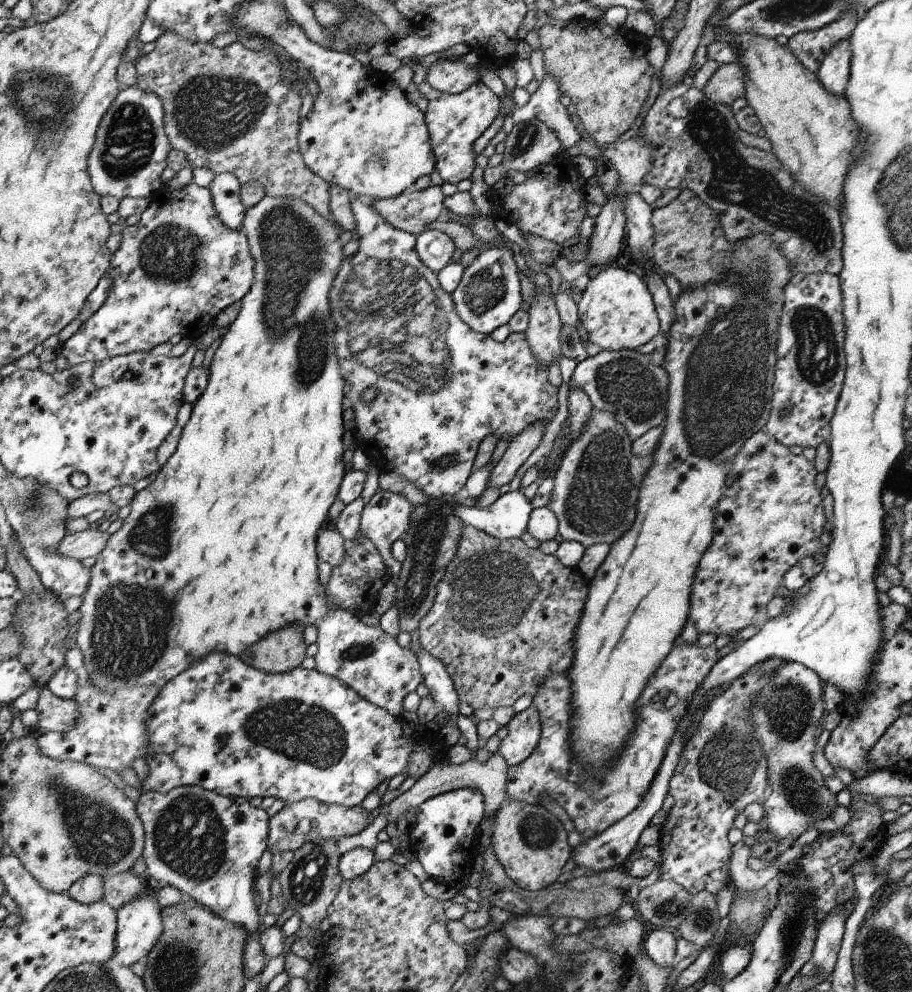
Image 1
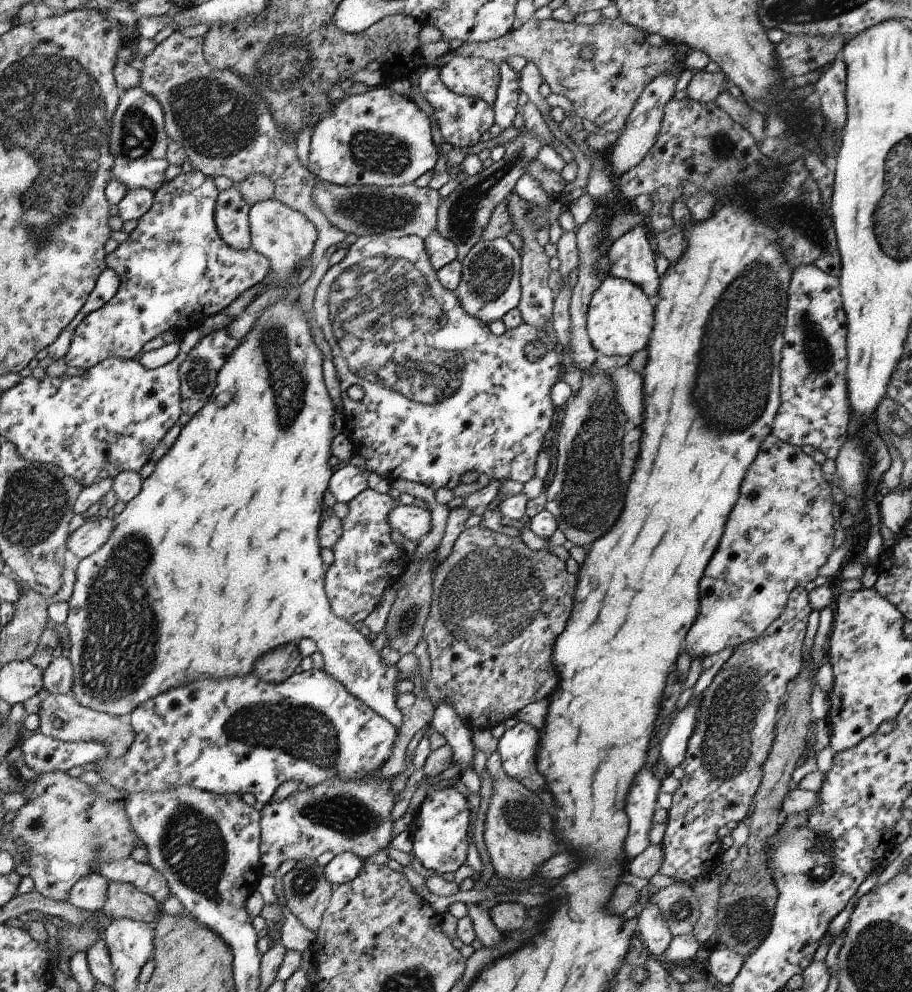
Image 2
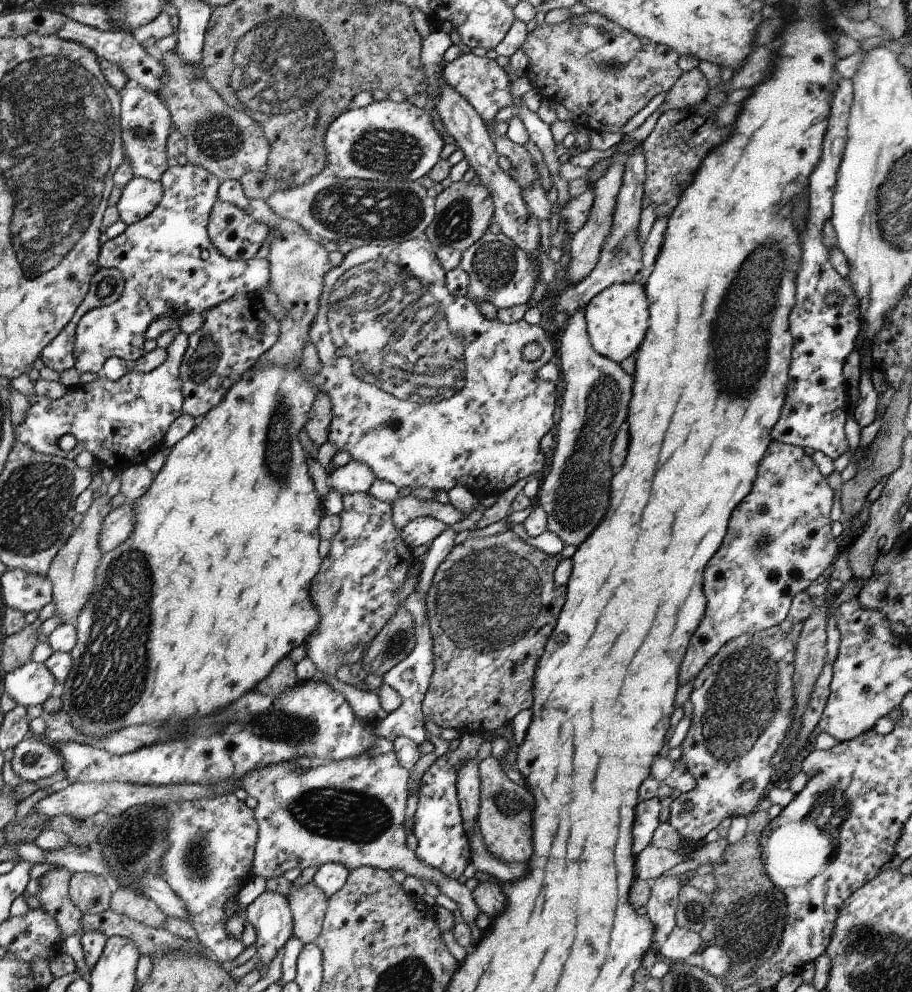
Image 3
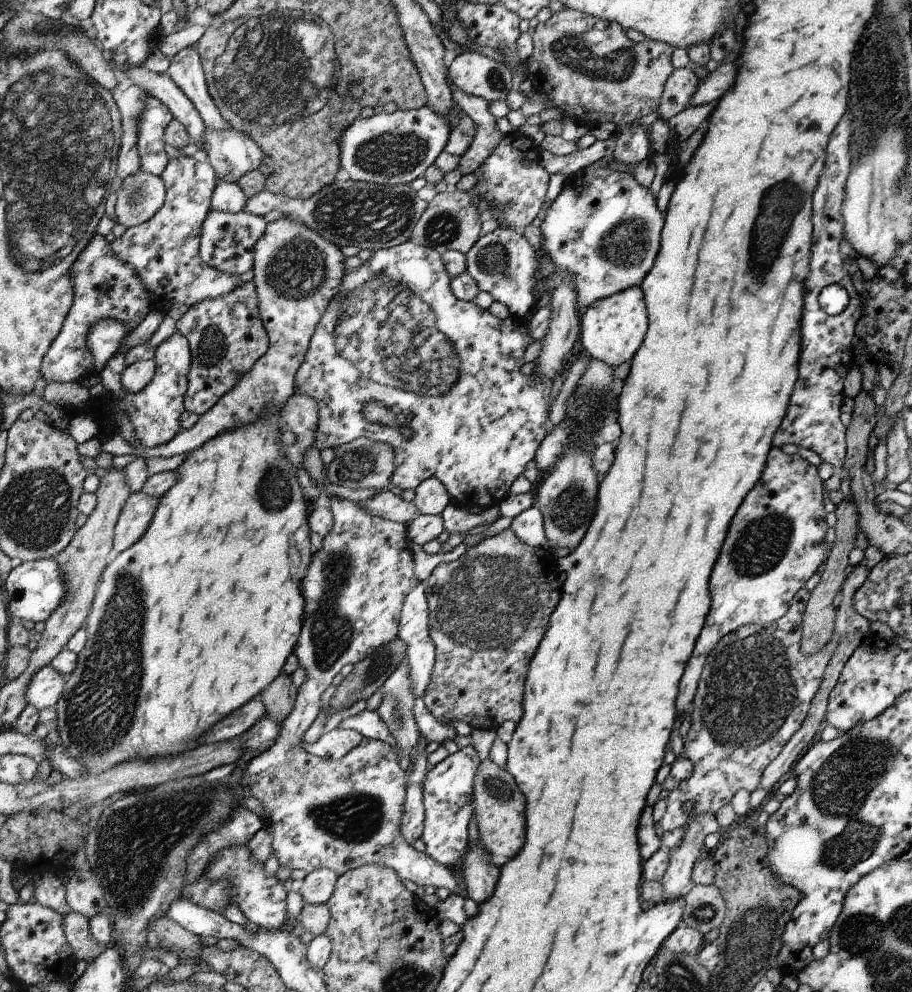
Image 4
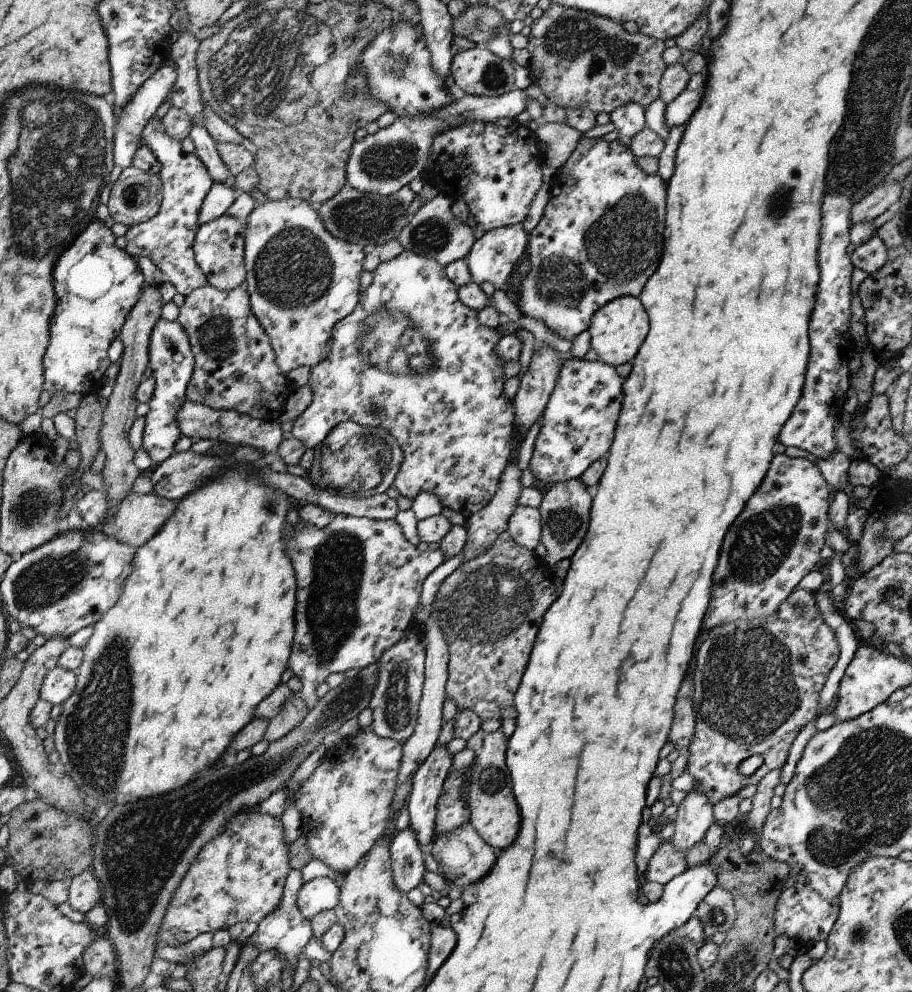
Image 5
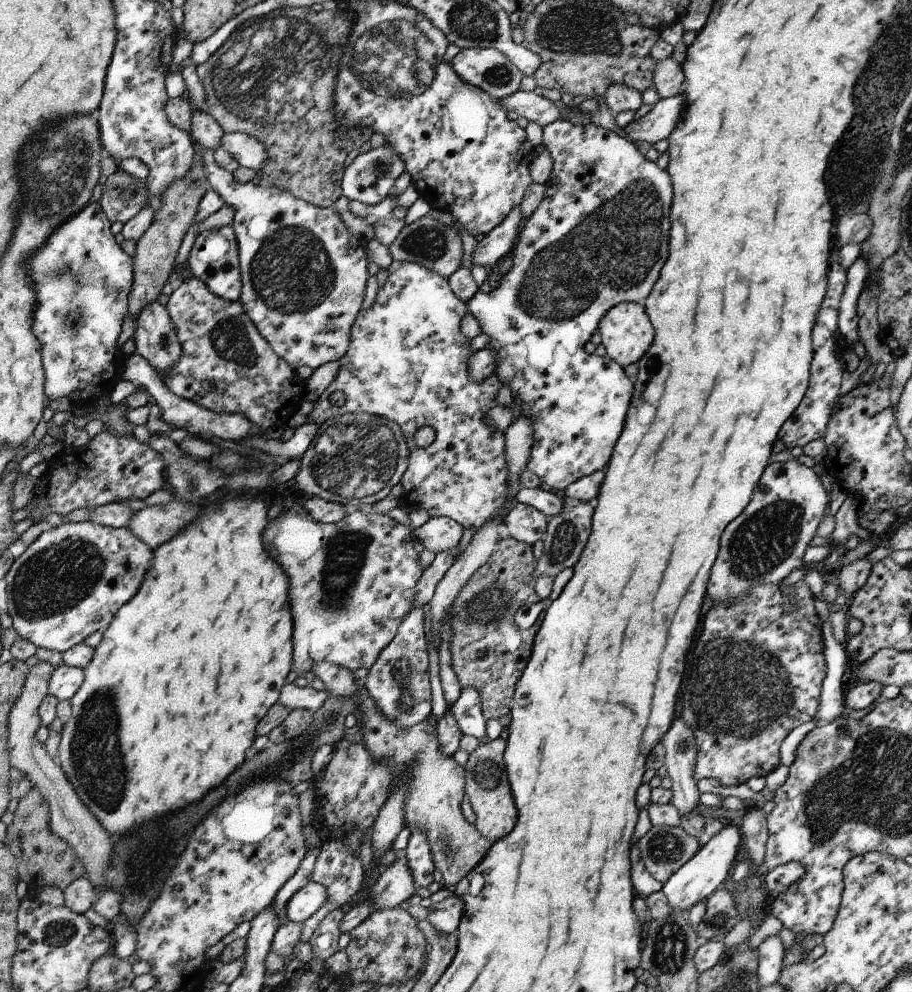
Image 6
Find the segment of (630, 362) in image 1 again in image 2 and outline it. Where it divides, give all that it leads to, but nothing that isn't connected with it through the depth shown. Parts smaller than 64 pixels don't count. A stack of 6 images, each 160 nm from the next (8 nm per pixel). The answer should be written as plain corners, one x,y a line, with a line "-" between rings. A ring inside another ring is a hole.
628,366
608,371
617,390
618,404
626,416
629,416
632,426
640,426
643,413
643,376
634,372

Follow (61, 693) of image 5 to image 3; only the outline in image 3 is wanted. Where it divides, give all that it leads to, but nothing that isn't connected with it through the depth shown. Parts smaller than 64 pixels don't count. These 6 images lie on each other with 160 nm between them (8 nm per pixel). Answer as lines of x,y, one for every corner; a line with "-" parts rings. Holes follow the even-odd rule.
32,660
5,676
6,692
26,708
44,704
56,683
55,676
44,663

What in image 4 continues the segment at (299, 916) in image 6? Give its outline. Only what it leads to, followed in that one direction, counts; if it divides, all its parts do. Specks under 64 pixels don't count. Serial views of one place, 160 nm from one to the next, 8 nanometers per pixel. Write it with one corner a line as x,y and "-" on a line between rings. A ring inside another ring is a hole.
317,869
309,872
302,882
299,893
305,905
324,905
332,898
340,878
332,869

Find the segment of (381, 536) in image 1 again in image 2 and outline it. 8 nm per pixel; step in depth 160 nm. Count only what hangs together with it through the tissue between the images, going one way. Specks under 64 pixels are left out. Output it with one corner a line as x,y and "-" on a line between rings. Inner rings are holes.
398,504
389,516
389,525
392,529
398,529
408,540
416,542
432,530
432,519
428,509

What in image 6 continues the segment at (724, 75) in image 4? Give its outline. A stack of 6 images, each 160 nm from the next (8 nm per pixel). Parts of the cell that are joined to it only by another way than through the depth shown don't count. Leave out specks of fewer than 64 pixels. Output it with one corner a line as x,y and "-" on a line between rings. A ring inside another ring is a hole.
683,93
671,98
660,99
656,106
638,120
633,120
624,129
626,138
633,142
656,142
668,139
677,124
682,121
682,106
686,96

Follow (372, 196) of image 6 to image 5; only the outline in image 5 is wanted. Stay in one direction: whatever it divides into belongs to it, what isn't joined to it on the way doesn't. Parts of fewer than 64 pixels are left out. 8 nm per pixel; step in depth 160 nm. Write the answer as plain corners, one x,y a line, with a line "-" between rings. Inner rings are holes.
518,88
514,92
497,97
474,96
465,94
462,98
430,113
426,117
398,117
390,126
379,129
374,135
366,135
361,142
354,143
350,155
347,184
363,193
382,196
395,195
402,186
424,172
432,146
442,131
466,121
495,123
500,118
513,120
528,106
528,95

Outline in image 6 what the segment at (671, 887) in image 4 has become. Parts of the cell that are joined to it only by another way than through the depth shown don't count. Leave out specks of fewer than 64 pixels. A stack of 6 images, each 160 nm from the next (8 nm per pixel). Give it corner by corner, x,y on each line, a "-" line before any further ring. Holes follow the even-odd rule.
682,716
673,728
670,728
662,744
666,749
665,766
672,780
671,804
676,806
680,816
697,814
694,810
700,803
701,794
697,788
697,781
694,780
698,746
692,728

